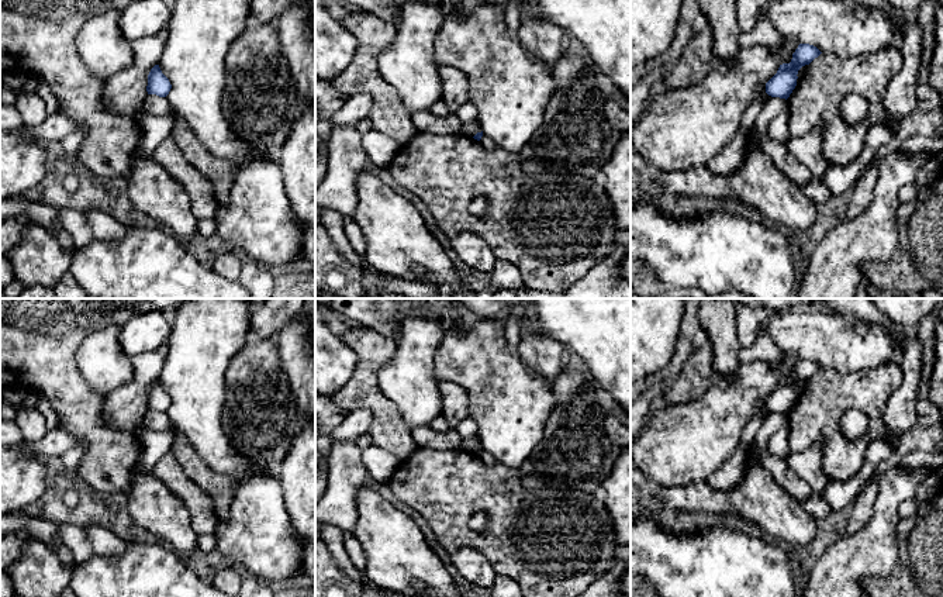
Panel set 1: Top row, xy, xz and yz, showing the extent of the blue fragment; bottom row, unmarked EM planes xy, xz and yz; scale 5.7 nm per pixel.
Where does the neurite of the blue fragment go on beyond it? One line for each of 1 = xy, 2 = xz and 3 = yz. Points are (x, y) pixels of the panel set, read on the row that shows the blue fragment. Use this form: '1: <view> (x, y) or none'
1: none
2: none
3: none

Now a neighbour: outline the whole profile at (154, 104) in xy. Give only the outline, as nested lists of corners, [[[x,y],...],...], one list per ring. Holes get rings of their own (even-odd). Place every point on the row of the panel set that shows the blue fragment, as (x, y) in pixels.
[[[148,94],[145,104],[144,104],[144,113],[159,117],[159,115],[172,114],[173,110],[166,97]]]

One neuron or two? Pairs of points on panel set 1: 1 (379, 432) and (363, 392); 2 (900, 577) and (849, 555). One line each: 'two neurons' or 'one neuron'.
1: one neuron
2: two neurons

